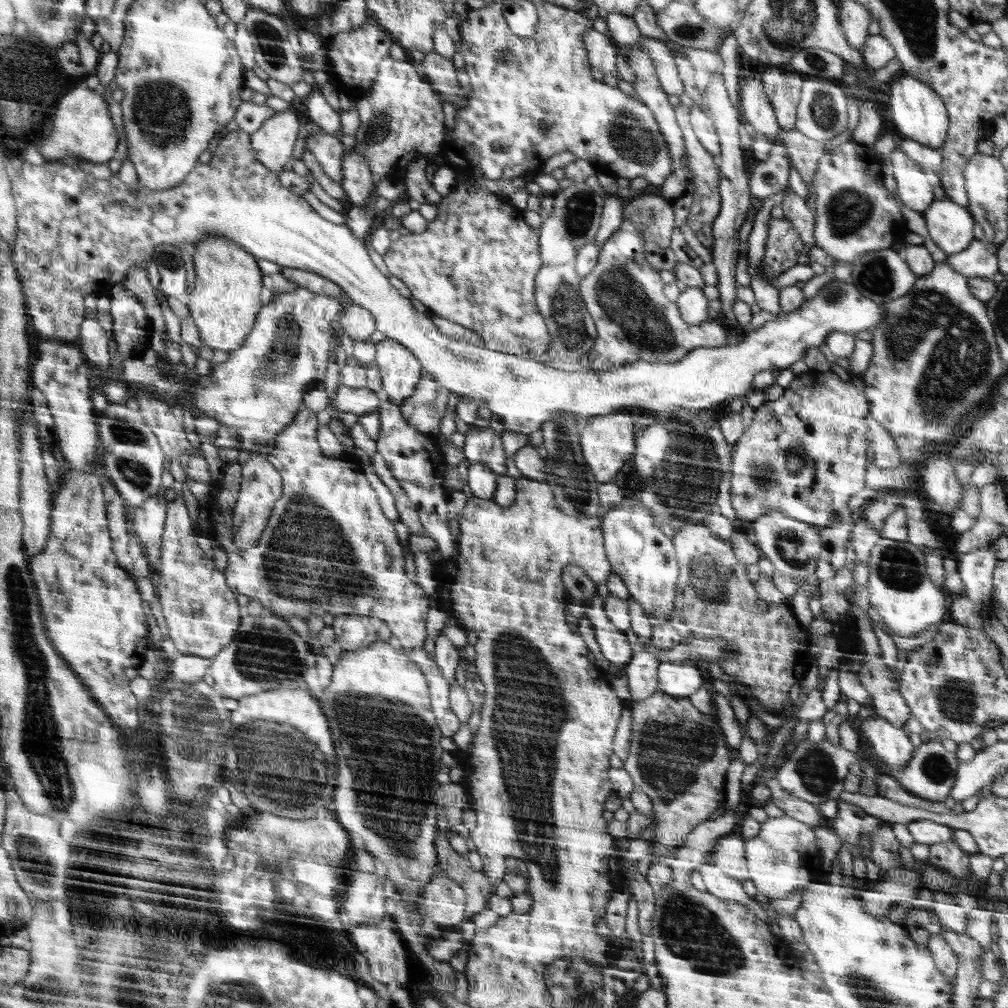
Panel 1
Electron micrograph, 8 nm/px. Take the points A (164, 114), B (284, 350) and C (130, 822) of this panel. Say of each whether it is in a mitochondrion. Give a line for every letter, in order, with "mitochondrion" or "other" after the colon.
A: mitochondrion
B: mitochondrion
C: other

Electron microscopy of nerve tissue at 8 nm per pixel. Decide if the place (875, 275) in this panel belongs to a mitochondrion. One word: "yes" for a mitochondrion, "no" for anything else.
yes

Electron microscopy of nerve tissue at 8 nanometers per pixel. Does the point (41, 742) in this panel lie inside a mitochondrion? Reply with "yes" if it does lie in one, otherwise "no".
yes

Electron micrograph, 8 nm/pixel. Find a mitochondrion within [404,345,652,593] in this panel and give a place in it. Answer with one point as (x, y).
(571, 476)

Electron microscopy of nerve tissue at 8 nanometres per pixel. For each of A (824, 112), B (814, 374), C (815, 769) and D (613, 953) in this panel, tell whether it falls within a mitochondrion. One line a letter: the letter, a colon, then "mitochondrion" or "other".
A: mitochondrion
B: other
C: mitochondrion
D: other

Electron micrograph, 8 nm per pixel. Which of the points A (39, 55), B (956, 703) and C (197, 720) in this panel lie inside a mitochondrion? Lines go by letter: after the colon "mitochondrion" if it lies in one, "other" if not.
A: mitochondrion
B: mitochondrion
C: mitochondrion

